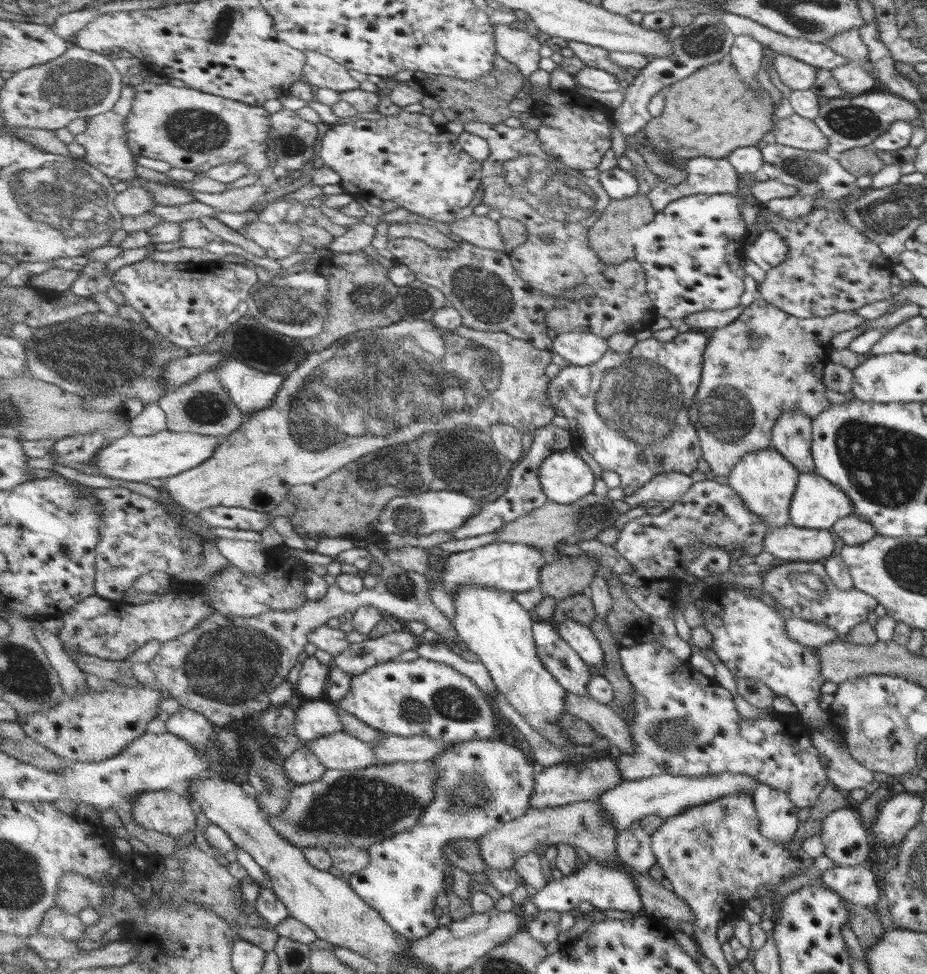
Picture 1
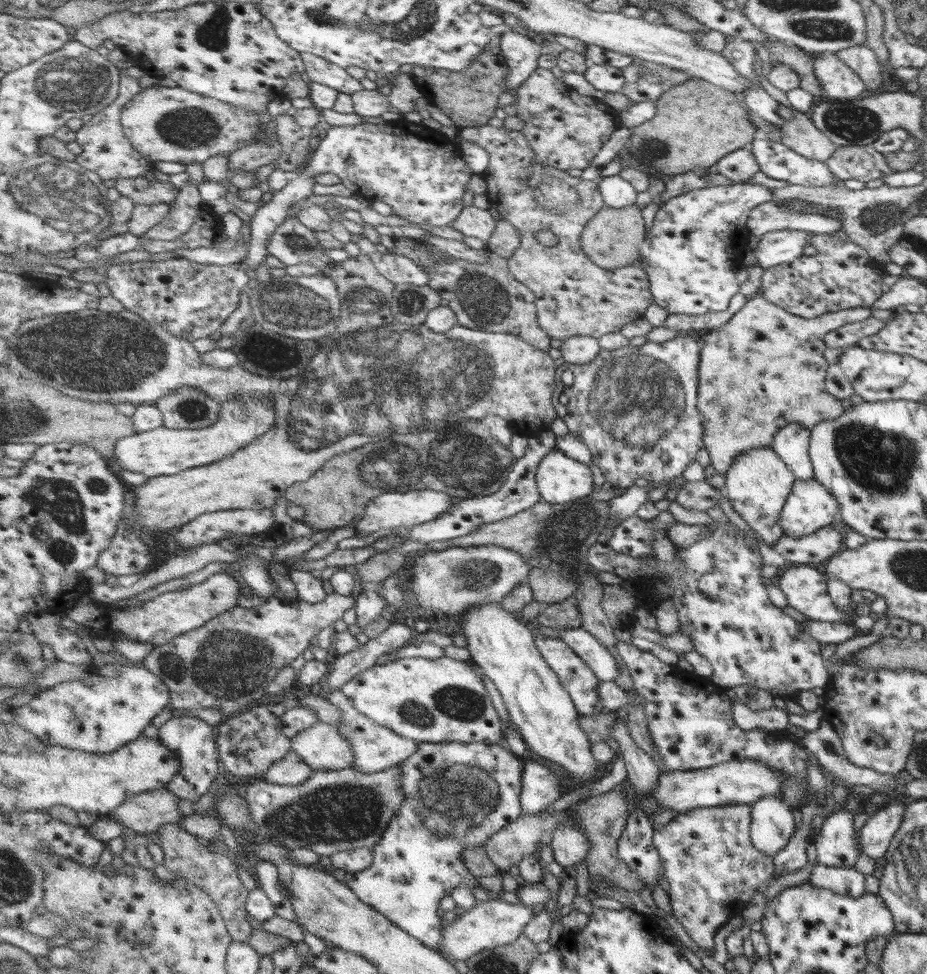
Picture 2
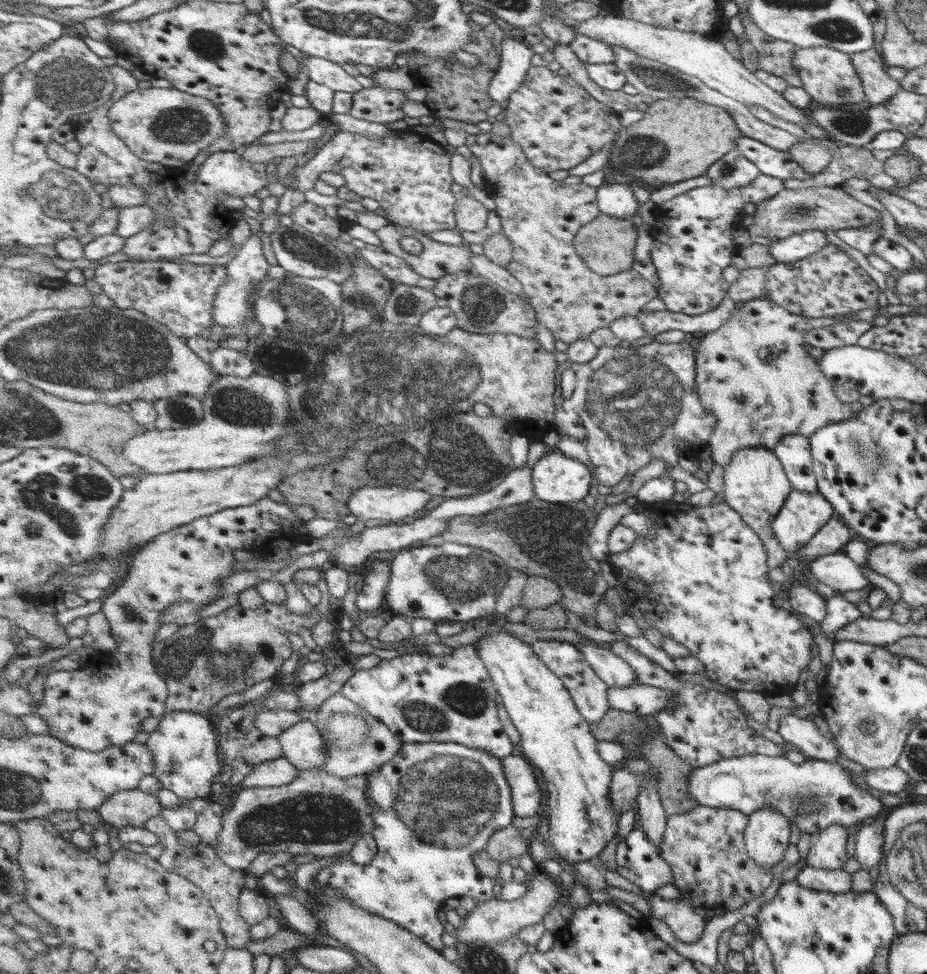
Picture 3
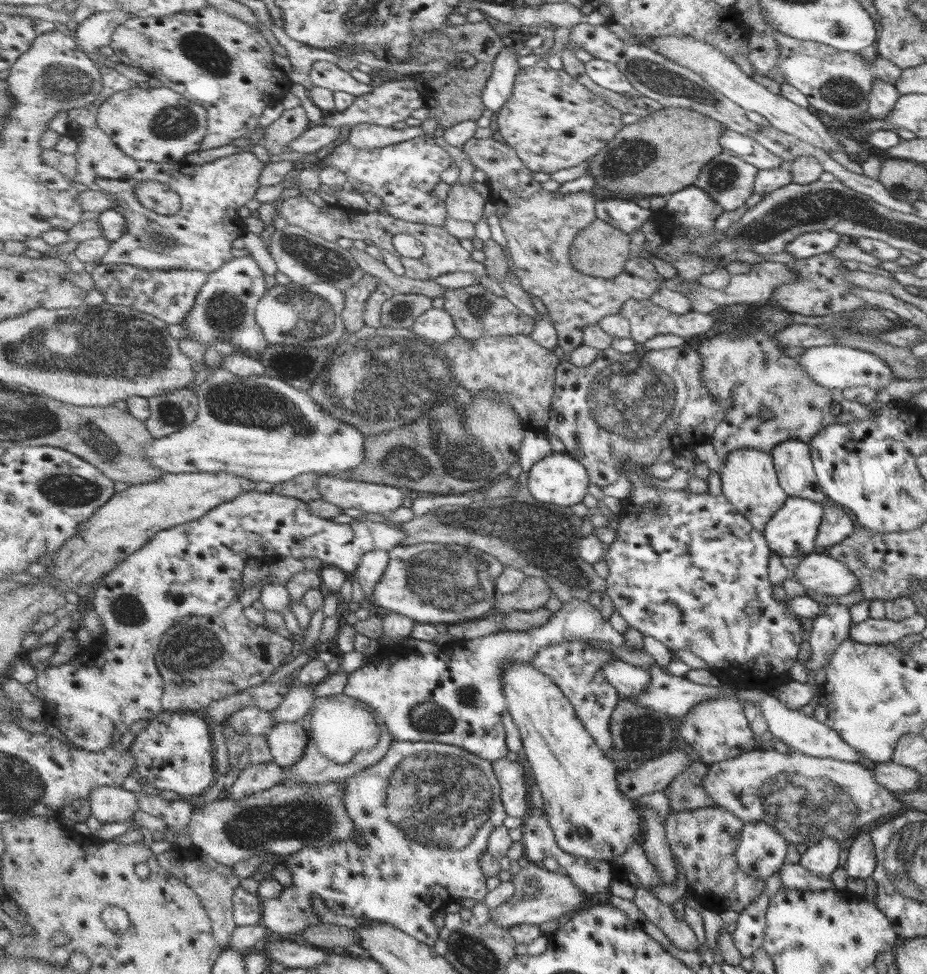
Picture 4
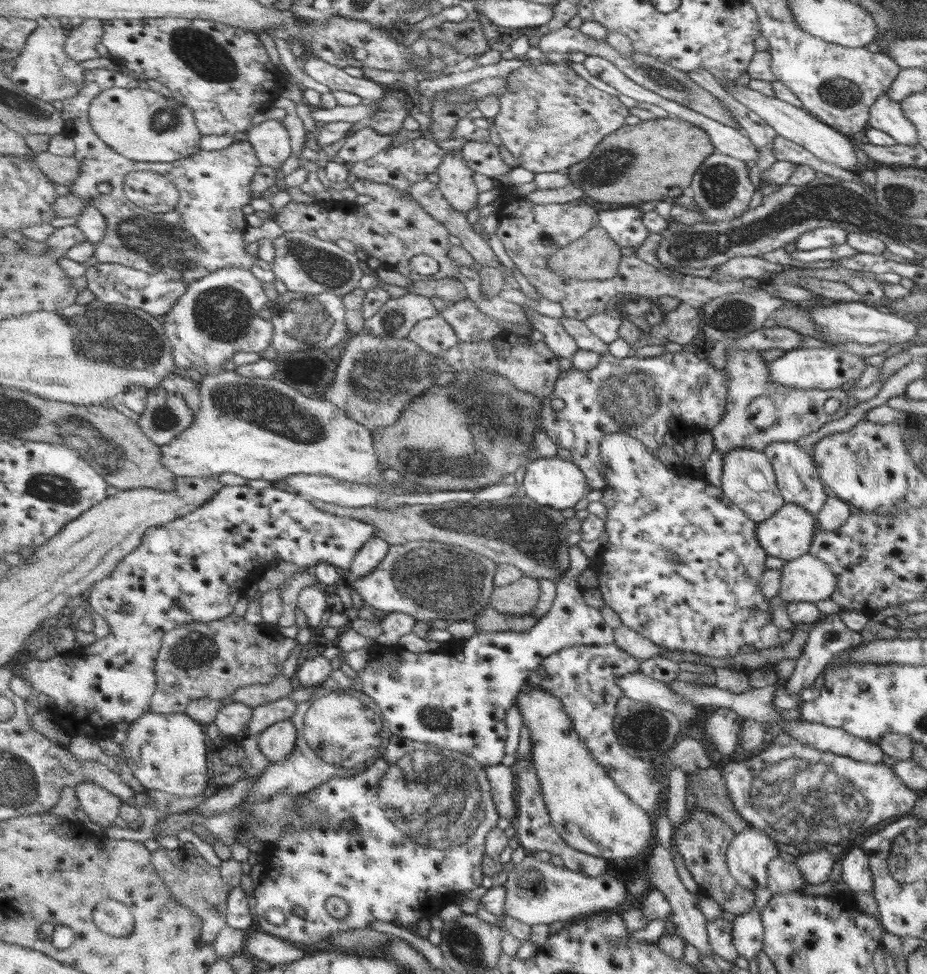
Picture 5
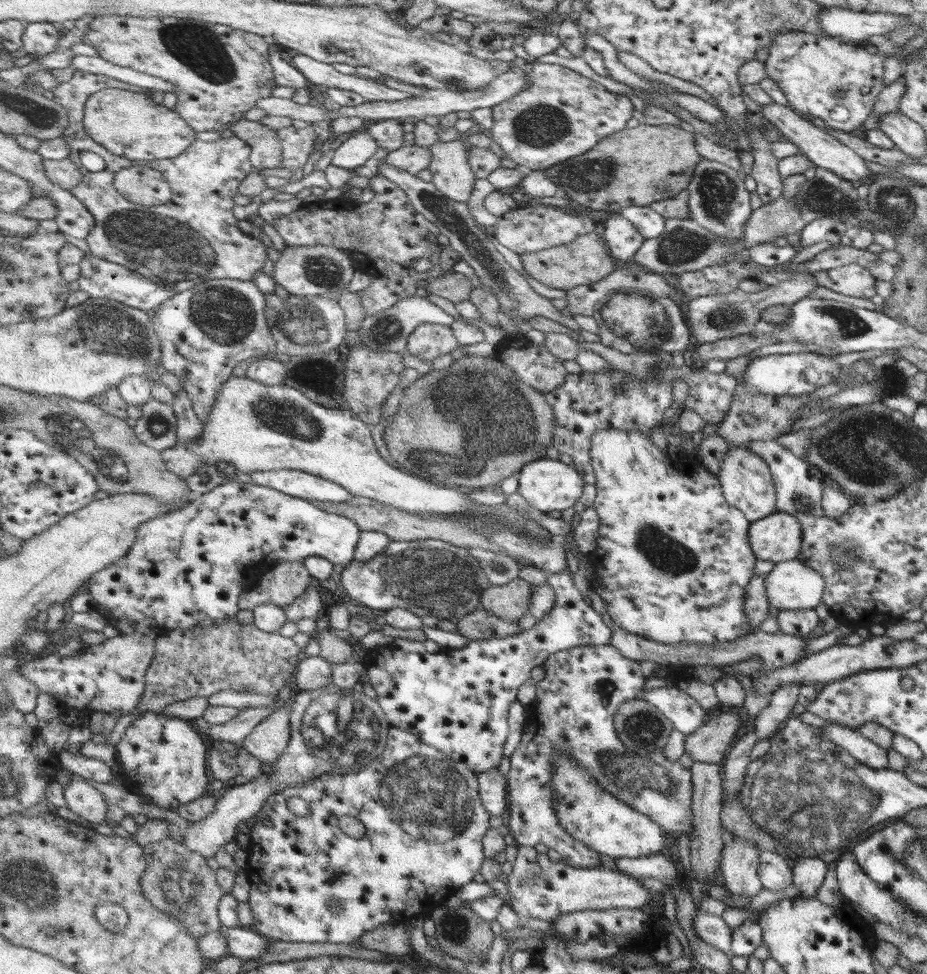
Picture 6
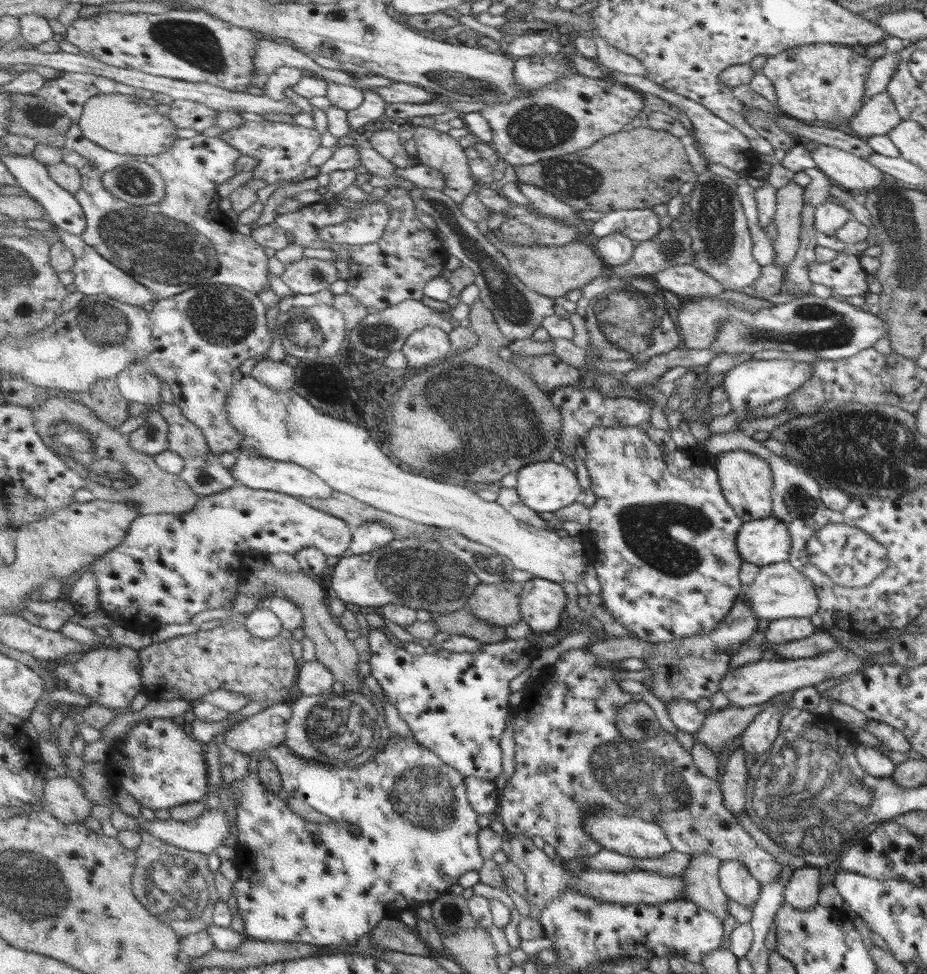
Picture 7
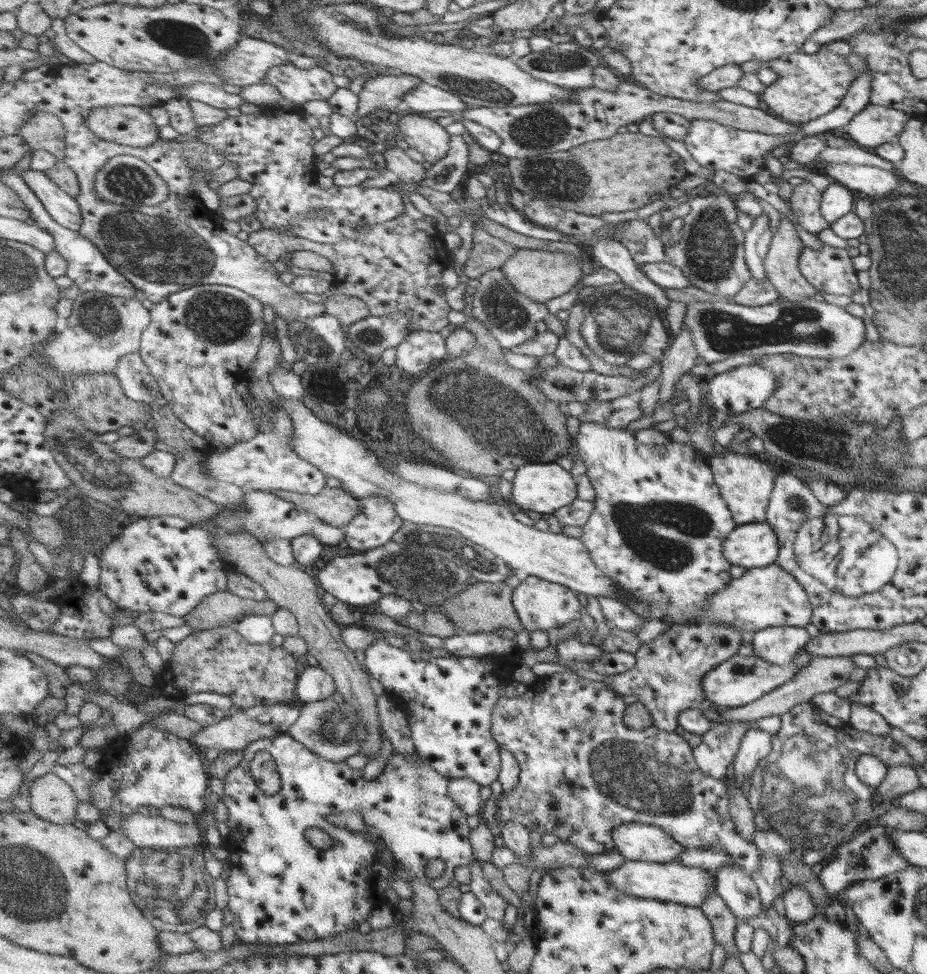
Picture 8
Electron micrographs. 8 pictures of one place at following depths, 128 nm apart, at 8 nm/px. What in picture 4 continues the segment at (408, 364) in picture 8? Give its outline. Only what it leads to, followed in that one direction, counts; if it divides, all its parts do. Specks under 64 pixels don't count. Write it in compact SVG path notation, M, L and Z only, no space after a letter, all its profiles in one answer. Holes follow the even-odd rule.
M433 308L422 315L412 327L417 336L443 344L458 334L453 318L444 310Z

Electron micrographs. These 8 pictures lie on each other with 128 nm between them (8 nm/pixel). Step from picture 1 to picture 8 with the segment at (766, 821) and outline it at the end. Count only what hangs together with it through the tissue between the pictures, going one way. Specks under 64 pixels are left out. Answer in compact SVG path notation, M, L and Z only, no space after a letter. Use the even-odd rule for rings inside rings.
M723 866L714 874L715 892L736 919L746 921L761 912L757 887L740 868Z

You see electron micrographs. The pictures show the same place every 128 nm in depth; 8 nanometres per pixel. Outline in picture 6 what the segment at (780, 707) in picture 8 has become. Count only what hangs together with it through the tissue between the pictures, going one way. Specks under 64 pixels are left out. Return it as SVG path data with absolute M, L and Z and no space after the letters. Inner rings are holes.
M721 712L703 723L699 731L686 737L684 751L693 761L720 764L733 737L746 727L737 714Z

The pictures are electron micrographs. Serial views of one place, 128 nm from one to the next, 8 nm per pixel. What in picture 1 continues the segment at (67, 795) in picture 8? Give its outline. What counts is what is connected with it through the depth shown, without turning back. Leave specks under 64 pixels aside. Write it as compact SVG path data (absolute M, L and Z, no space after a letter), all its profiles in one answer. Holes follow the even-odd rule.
M173 790L145 792L134 800L132 807L126 805L125 808L143 828L176 838L187 830L194 830L196 826L195 805Z

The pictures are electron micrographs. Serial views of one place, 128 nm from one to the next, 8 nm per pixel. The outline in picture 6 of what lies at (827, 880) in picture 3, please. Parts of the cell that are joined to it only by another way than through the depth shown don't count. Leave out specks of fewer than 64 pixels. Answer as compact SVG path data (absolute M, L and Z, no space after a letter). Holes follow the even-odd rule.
M759 849L757 851L757 876L762 888L781 890L791 884L791 870L786 859L778 854Z

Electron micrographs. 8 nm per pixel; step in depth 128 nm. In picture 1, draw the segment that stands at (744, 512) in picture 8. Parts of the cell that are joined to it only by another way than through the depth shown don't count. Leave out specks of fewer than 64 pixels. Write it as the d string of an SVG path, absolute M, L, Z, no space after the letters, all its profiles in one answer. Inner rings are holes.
M773 448L743 456L726 477L727 486L734 489L745 508L765 524L767 531L789 524L789 501L795 490L798 472Z

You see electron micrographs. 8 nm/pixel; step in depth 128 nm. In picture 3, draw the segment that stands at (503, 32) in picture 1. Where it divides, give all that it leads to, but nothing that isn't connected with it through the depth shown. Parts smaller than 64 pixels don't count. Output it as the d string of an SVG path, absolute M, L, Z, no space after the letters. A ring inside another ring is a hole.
M507 38L504 42L501 66L489 85L489 96L502 107L527 78L527 73L533 67L531 56L534 54L531 47L528 48L521 41L517 42L517 39Z

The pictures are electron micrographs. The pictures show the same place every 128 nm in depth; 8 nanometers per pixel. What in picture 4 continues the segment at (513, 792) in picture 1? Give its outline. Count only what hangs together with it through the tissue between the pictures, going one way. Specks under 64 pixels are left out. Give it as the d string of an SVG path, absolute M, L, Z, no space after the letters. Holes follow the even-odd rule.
M399 740L391 743L387 756L377 765L367 767L365 771L341 782L344 787L342 802L355 822L355 835L321 848L307 845L297 853L286 856L284 865L292 874L293 885L283 887L279 897L263 900L265 928L281 937L297 937L306 932L307 926L323 924L311 905L311 900L319 897L335 914L387 922L418 942L435 946L439 928L433 924L433 914L462 898L485 902L489 892L480 860L488 850L491 833L503 825L508 815L494 764L459 746ZM389 820L395 820L395 824ZM359 836L367 845L357 842Z

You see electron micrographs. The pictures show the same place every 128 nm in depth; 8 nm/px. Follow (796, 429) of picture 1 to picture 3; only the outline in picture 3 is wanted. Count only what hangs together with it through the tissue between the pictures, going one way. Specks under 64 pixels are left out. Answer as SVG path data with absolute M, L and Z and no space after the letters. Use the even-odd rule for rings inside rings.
M781 436L771 452L781 465L781 470L793 490L815 494L816 480L811 470L809 443L805 436Z

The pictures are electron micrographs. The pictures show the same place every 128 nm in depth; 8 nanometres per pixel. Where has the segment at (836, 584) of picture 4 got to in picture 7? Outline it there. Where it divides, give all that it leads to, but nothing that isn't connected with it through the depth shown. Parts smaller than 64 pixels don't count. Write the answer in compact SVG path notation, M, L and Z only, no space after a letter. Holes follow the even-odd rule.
M787 561L766 564L759 567L753 581L741 585L740 596L745 596L755 620L779 620L779 618L809 618L816 613L817 596L813 592L811 580L797 572Z

